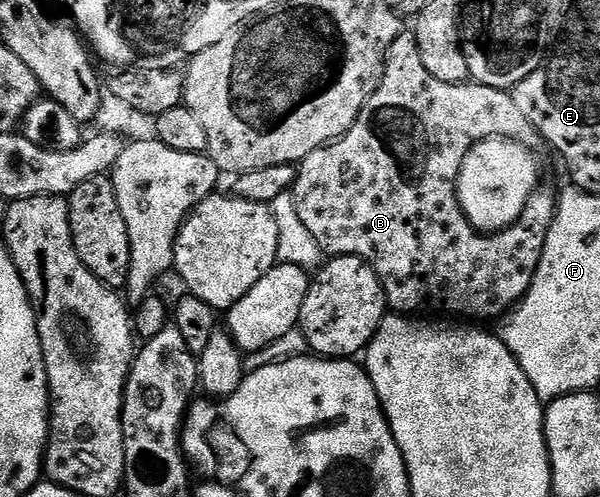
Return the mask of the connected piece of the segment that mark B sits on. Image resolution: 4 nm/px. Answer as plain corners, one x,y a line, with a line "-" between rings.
403,30
386,51
386,68
376,93
372,93
372,97
366,102
364,109
360,109
356,121
348,129
348,133
340,139
335,139
333,143
308,153
308,157
304,157
302,162
297,164
298,176
292,188
296,213
300,213
300,221
304,221
308,233
312,233
312,237
316,237
316,245
320,245
320,249
327,256
355,255
371,267
376,273
376,277
382,282
382,292
386,295
386,305
391,312
413,316
415,313
447,311
450,314
447,316
461,317
466,321
498,318
501,320
511,308
521,303
532,285
532,277
540,265
544,241
548,237
548,229
554,220
558,200
555,192
545,191
545,189
536,190
532,193
524,213
520,213
518,220
505,231
483,233
475,229
462,212
462,206
458,200
458,174
464,157
468,157
471,149
481,139
493,138
515,139
518,143
527,145
533,144
533,139
536,139
534,126
528,121
528,117
524,117
524,113
520,113
513,94
501,87
489,87
483,83
473,81
449,83
432,77
432,73
428,73
428,69
424,69
424,61
420,61
420,49
413,30

